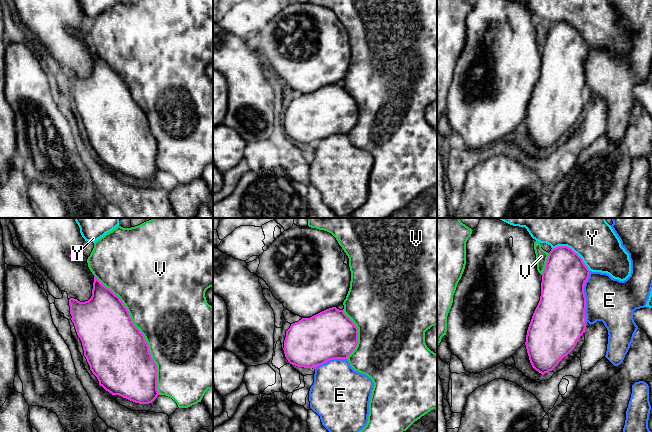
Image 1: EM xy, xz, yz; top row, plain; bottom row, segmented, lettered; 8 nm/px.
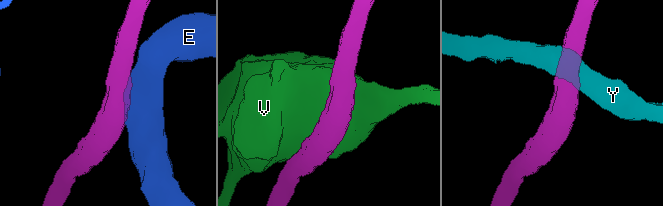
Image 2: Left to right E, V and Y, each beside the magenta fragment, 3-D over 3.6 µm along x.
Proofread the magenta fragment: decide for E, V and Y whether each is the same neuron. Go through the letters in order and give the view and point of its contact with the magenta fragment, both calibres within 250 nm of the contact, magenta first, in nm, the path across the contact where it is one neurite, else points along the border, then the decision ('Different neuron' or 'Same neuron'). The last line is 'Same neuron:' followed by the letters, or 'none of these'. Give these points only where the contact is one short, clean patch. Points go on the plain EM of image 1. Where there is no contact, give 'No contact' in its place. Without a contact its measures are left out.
E: Touches magenta at yz (584, 72). Thickness 400 nm (magenta) against 360 nm. Different neuron
V: Touches magenta at xy (142, 110). Thickness 500 nm (magenta) against 500 nm. Different neuron
Y: Touches magenta at yz (572, 26). Thickness 340 nm (magenta) against 340 nm. Different neuron
Same neuron: none of these

